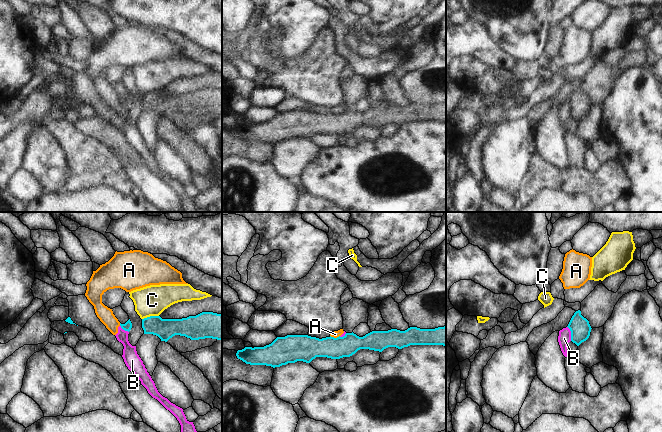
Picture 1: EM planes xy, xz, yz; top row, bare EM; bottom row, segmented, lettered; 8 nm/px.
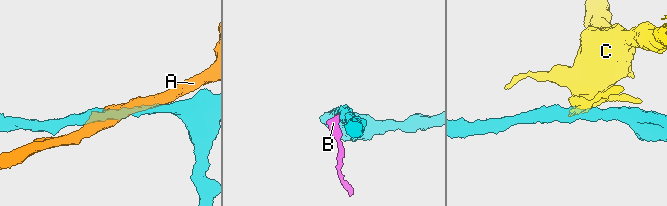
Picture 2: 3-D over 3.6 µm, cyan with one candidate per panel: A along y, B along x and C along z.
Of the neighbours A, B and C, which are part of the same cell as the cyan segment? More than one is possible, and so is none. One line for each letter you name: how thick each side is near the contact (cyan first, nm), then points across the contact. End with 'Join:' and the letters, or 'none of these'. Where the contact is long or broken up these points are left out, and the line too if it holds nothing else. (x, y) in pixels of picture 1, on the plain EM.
Join: none of these

